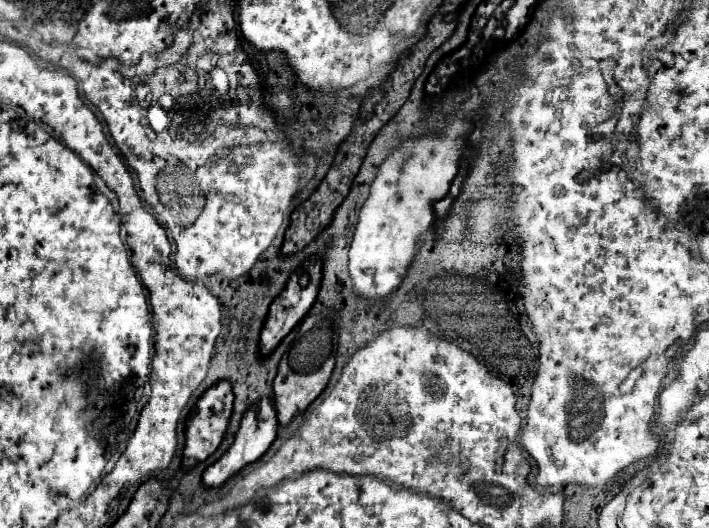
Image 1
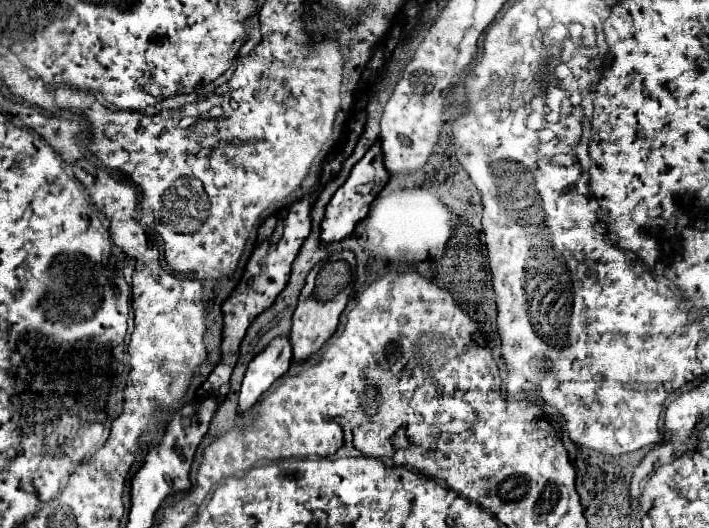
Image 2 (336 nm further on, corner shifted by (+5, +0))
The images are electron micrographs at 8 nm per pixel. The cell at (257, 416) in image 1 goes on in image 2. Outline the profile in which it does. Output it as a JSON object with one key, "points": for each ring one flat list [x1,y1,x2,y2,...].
{"points":[[275,338,263,352,259,352,251,362,243,378,239,394,239,414,251,410,263,392,279,380,291,366,291,344,289,338]]}

